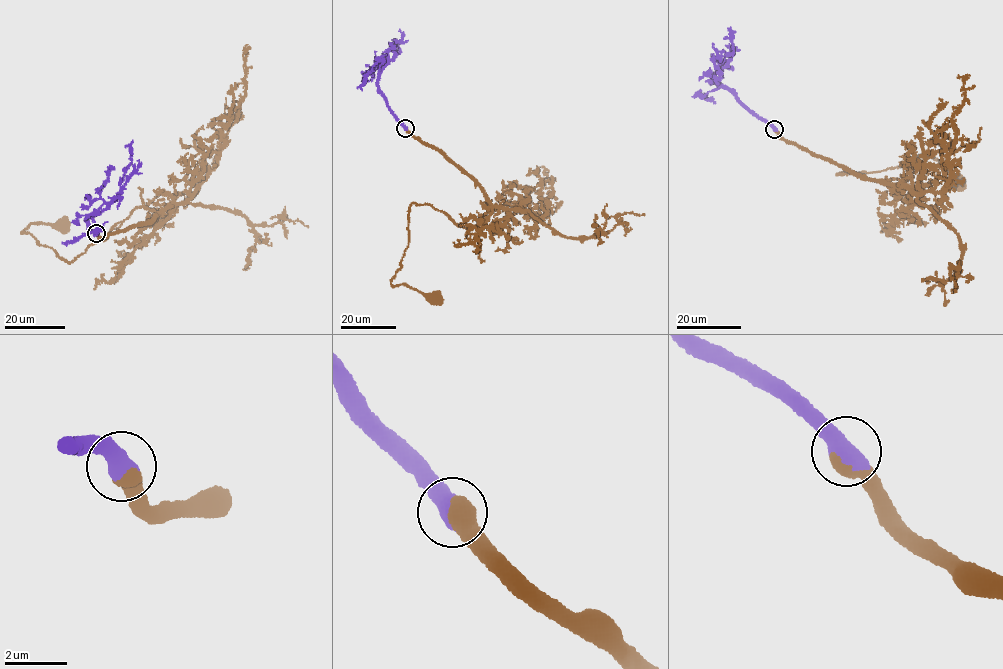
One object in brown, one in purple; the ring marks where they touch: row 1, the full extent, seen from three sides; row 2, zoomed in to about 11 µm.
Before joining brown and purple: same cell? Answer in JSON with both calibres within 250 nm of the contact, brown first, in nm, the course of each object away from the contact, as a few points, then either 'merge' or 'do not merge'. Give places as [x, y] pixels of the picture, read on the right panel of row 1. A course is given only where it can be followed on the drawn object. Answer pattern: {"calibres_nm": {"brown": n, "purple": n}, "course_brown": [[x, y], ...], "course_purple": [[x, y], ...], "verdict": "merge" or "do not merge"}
{"calibres_nm": {"brown": 650, "purple": 700}, "course_brown": [[775, 129], [870, 179], [895, 183], [911, 176], [837, 174], [931, 155], [956, 183]], "course_purple": [[775, 129], [717, 81], [720, 77], [719, 63], [733, 51], [730, 28]], "verdict": "merge"}

